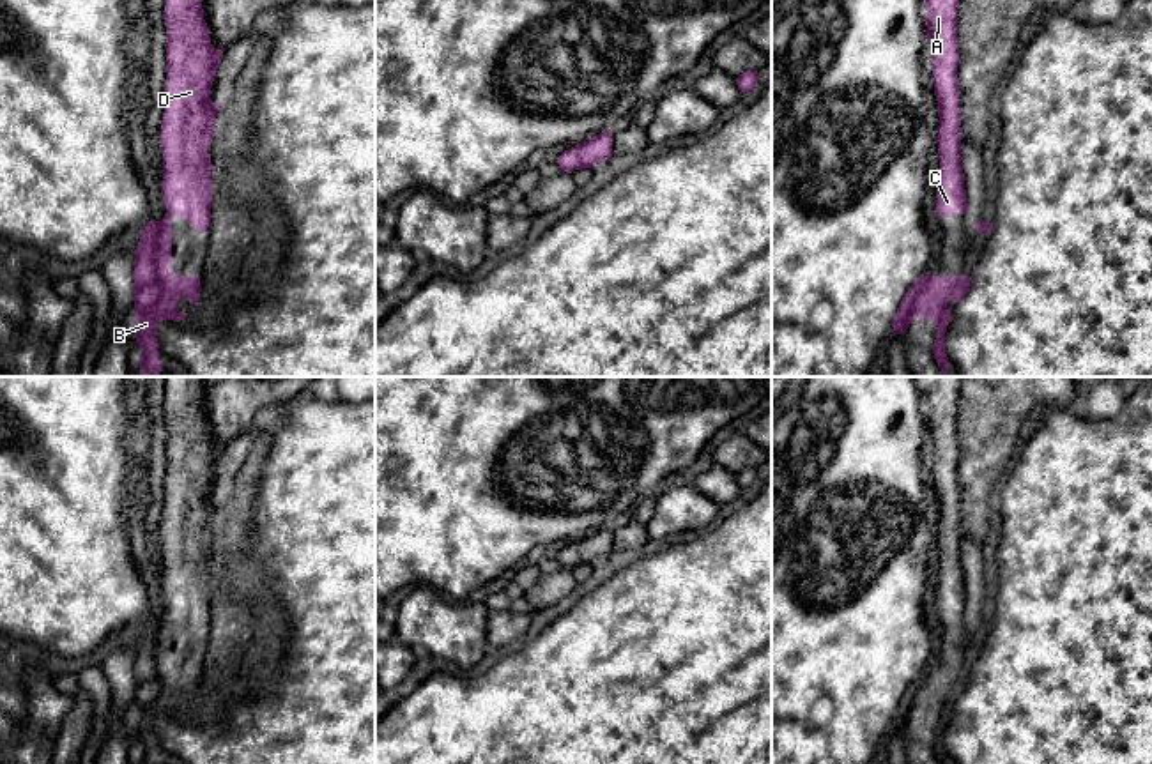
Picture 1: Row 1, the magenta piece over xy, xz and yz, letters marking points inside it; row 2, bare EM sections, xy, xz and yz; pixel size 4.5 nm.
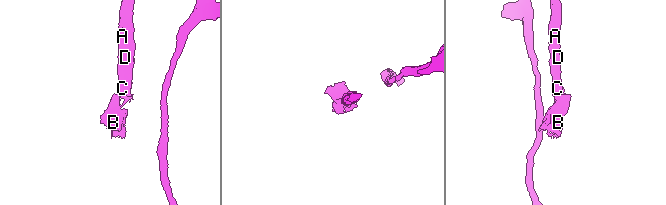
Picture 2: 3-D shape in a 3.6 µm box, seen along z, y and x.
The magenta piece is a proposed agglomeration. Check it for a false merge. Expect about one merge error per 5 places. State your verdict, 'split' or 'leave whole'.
leave whole

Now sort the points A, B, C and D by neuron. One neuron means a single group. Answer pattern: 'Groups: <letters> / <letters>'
Groups: A B C D

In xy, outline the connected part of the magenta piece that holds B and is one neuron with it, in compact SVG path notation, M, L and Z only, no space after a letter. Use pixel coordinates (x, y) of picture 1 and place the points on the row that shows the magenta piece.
M165 0L165 27L168 42L159 143L166 214L143 226L134 249L134 338L143 350L140 375L163 371L156 325L184 320L188 313L177 313L175 304L182 297L196 304L202 292L198 276L172 274L172 218L184 218L198 232L212 230L212 163L207 147L221 103L211 101L211 87L223 51L211 44L202 0Z

